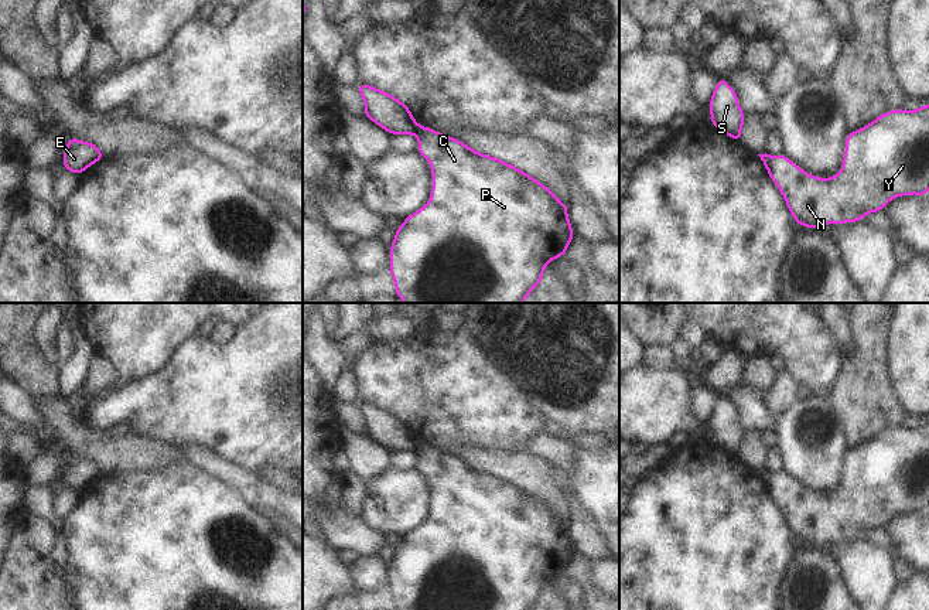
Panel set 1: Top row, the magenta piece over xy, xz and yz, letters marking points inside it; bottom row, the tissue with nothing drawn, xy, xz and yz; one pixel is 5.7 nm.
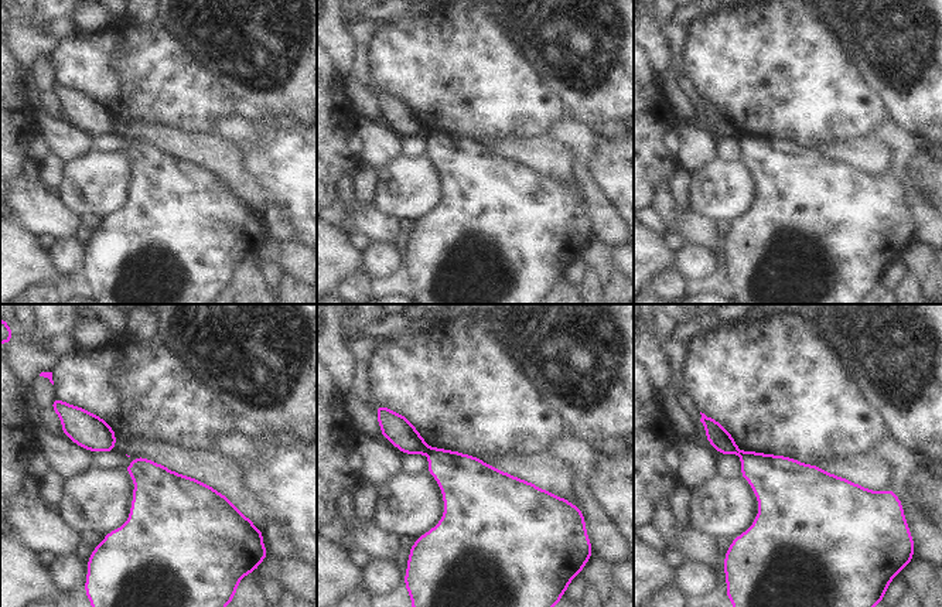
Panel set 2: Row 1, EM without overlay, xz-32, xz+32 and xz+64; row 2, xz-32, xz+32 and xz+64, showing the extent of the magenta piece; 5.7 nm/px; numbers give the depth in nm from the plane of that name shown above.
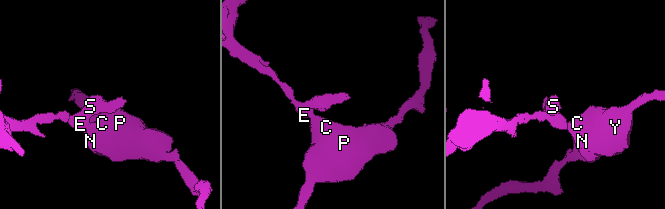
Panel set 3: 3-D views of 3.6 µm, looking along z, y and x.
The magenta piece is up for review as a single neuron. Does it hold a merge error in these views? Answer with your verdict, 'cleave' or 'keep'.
cleave

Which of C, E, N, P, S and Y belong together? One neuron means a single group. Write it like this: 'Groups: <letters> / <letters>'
Groups: C N P Y / E S

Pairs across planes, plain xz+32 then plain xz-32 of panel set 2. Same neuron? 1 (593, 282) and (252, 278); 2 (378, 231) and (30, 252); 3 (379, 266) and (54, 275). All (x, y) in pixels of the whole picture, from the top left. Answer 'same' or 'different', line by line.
1: different
2: different
3: different

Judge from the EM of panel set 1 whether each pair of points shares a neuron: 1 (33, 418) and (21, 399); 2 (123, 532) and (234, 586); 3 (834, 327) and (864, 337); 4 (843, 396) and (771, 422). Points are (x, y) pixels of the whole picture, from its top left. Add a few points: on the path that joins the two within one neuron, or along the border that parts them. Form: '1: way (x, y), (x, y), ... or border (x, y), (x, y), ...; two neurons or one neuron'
1: way (30, 413), (21, 404); one neuron
2: way (150, 552), (184, 585), (207, 585); one neuron
3: border (847, 317), (851, 326), (856, 354), (843, 363); two neurons
4: border (827, 399), (839, 416), (842, 432); two neurons

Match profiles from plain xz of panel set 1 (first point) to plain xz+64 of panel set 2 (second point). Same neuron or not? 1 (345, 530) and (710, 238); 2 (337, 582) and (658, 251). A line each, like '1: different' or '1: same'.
1: same
2: same

